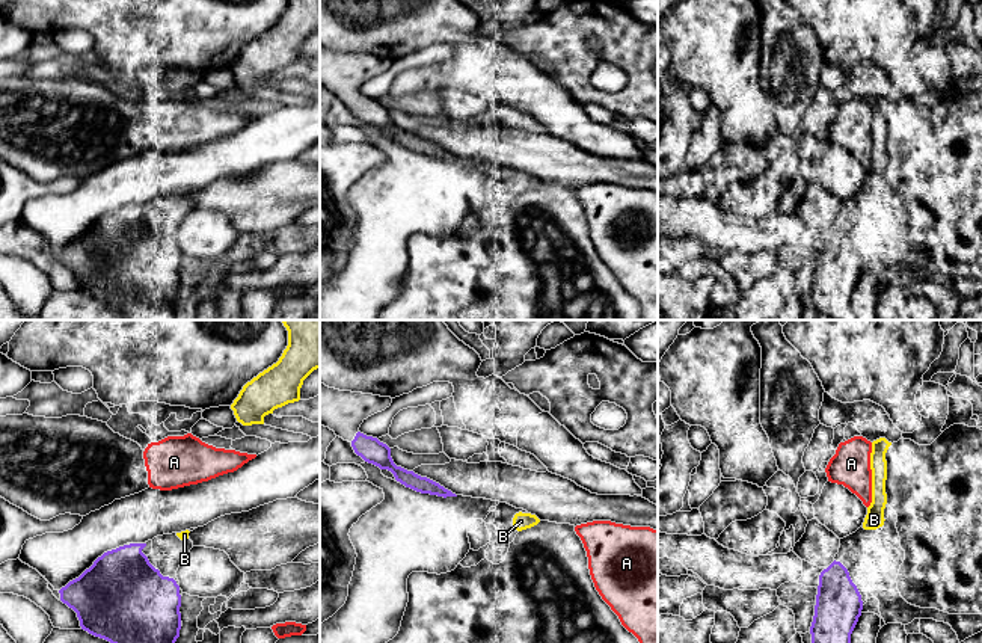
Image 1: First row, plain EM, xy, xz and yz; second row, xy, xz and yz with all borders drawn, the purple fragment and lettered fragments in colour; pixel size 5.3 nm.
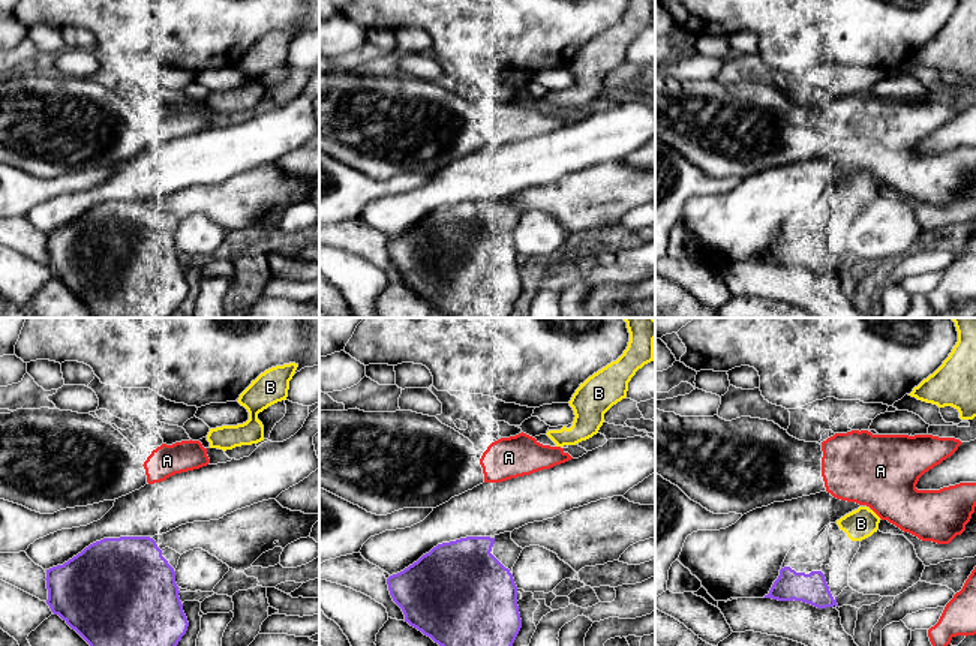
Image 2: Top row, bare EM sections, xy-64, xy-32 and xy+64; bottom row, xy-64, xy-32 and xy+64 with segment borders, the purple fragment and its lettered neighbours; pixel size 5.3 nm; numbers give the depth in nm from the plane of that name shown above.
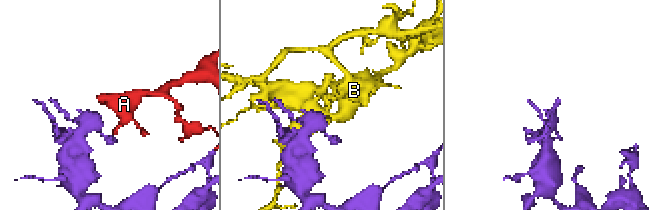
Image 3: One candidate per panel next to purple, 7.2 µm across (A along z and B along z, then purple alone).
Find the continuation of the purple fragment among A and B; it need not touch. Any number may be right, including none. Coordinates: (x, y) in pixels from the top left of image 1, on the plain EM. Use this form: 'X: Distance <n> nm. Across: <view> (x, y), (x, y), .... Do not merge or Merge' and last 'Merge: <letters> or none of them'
A: Distance 300 nm. Across: xy (145, 206), (153, 150). Do not merge
B: Distance 170 nm. Across: xy (145, 206), (177, 196). Merge
Merge: B

